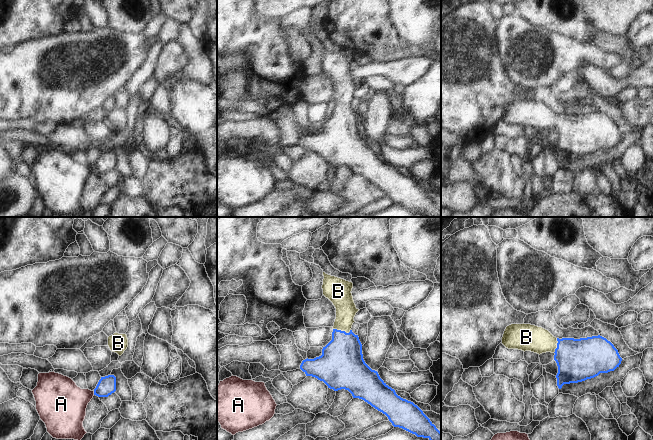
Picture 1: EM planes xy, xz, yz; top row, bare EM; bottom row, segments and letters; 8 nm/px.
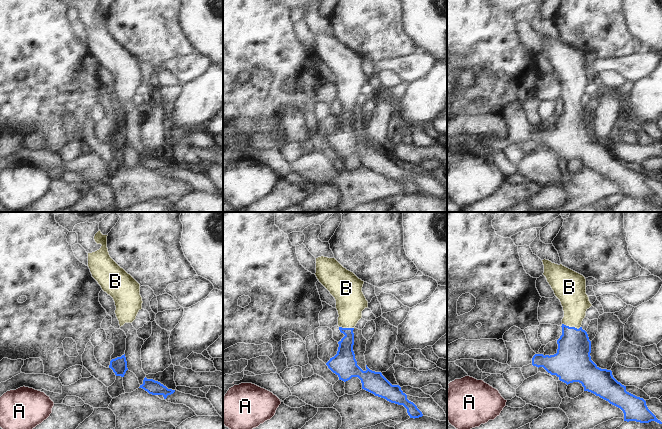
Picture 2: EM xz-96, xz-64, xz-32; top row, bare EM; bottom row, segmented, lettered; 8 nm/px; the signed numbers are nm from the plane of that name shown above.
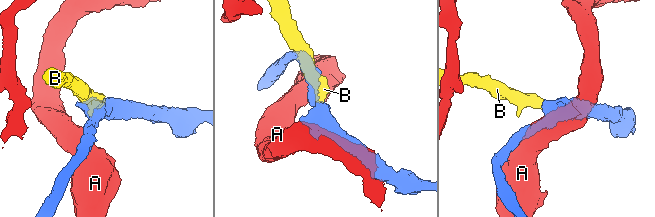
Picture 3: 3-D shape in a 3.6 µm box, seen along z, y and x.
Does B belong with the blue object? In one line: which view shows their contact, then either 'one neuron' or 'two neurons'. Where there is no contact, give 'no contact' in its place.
xz | one neuron

